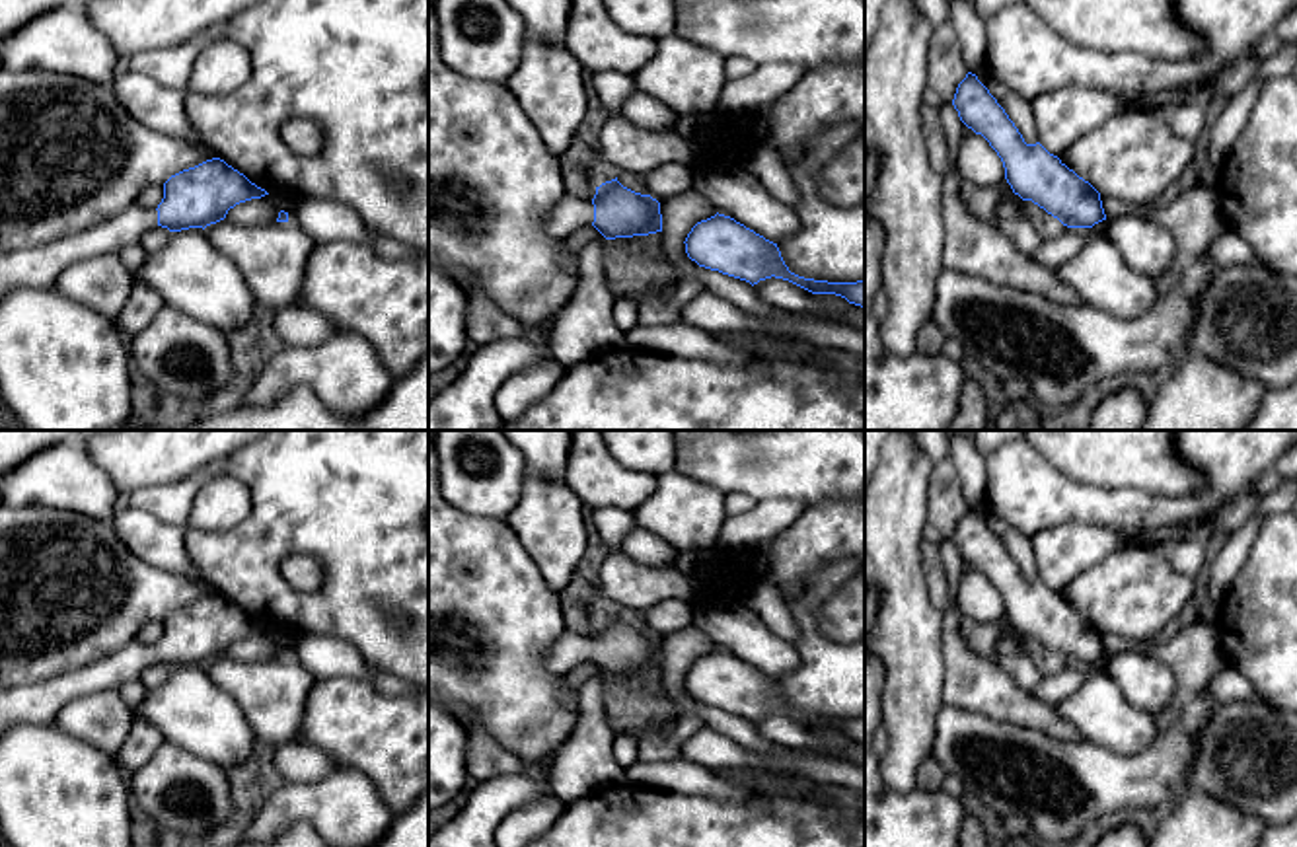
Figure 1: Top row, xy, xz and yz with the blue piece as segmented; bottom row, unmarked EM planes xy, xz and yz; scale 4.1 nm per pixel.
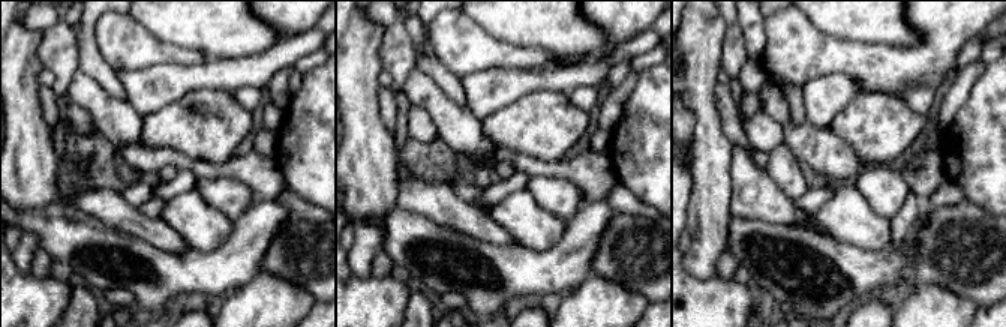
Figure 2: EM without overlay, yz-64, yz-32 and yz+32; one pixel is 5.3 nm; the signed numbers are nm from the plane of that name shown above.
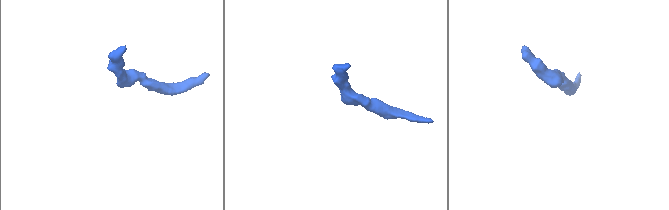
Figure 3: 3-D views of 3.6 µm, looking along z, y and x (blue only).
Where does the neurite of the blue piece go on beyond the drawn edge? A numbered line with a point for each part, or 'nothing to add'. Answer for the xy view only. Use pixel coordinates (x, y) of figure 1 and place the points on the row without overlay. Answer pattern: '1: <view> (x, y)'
1: xy (43, 701)

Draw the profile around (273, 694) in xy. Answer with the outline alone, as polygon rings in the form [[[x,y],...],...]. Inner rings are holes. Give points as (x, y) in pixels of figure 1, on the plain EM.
[[[220,656],[206,662],[204,672],[243,711],[259,746],[273,748],[298,736],[306,699],[315,683],[298,662],[238,662]]]

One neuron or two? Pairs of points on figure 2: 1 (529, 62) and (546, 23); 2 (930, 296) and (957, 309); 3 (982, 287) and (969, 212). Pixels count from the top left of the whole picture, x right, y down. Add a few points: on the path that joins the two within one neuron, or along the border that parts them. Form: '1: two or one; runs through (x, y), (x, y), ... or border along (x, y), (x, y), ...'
1: two; border along (501, 39), (570, 56)
2: one; runs through (936, 302), (943, 309), (951, 309)
3: one; runs through (982, 269), (982, 261), (969, 248), (969, 230)

